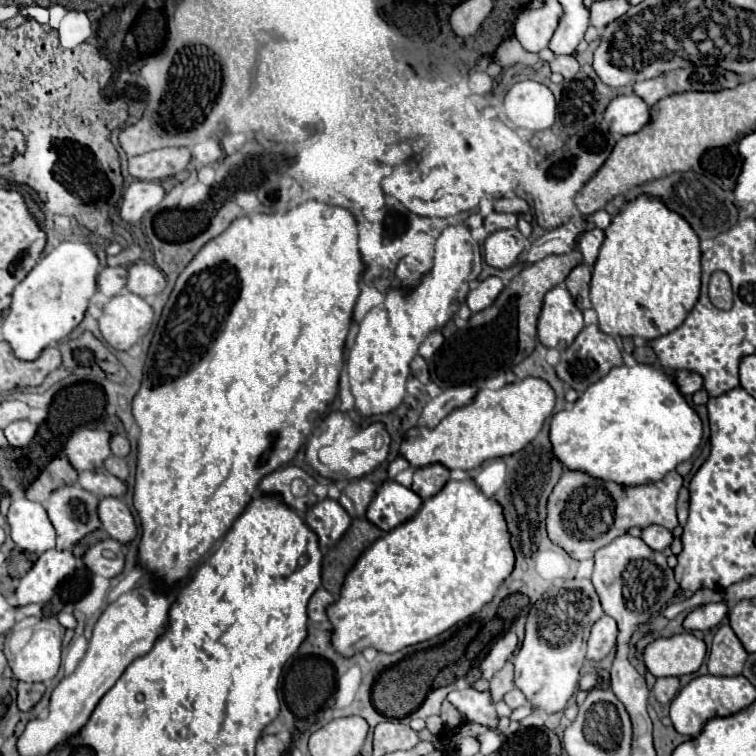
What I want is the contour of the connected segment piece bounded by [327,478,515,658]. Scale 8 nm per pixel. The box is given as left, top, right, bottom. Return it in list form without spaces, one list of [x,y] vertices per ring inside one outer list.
[[[471,478],[461,482],[449,480],[435,496],[423,502],[421,510],[411,520],[375,540],[355,562],[341,586],[341,598],[327,606],[331,644],[343,658],[351,658],[367,646],[393,654],[405,646],[439,636],[491,602],[513,566],[515,554],[509,544],[507,524],[503,524],[501,506],[493,498],[487,498]]]

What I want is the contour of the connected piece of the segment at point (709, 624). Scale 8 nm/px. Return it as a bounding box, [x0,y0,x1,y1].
[685,602,727,630]

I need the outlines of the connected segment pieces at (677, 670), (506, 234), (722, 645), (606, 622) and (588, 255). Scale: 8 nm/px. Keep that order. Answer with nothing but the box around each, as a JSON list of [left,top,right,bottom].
[[643,634,705,676],[483,228,527,270],[707,624,747,676],[587,616,617,662],[579,228,603,264]]

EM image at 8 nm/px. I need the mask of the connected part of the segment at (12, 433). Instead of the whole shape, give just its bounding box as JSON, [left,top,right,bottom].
[3,420,37,448]

